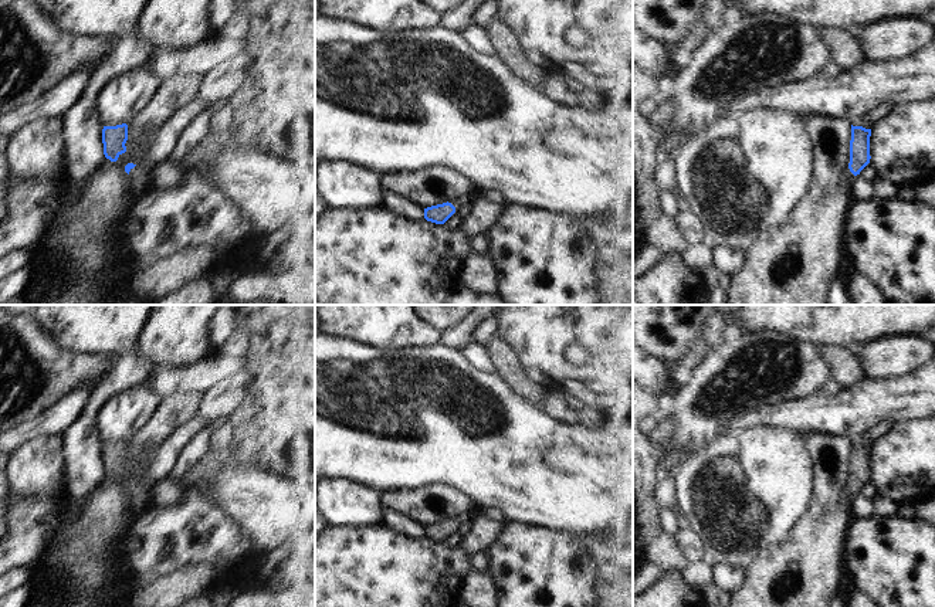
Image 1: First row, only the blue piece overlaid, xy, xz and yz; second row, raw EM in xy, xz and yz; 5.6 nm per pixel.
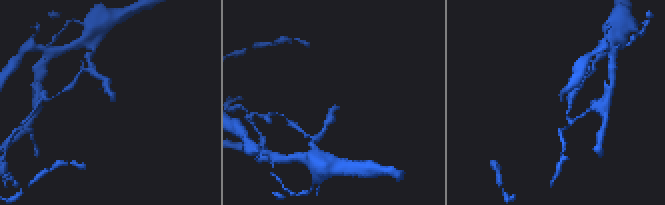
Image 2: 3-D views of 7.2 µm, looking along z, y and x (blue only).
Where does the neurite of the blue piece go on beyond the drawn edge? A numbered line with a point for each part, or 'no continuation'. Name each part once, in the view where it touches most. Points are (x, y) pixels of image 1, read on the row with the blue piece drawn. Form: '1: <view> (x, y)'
1: xy (139, 182).

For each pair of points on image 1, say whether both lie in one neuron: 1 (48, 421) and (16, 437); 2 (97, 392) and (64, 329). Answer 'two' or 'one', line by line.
1: one
2: two

